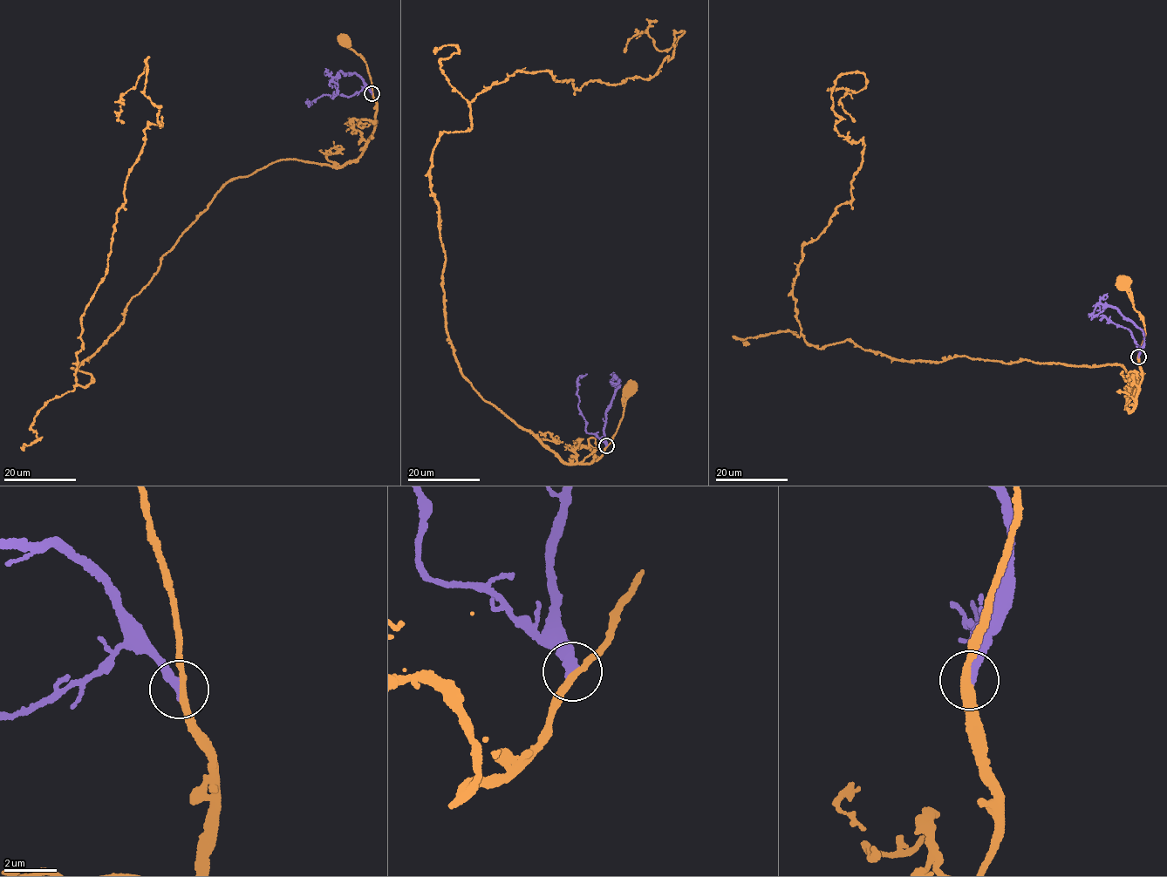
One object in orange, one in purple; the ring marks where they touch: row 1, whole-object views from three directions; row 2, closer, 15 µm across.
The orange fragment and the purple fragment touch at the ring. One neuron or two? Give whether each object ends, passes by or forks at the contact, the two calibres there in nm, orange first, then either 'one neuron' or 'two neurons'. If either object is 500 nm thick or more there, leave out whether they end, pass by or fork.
orange passes by; purple ends; calibres 280 and 360 nm; one neuron

